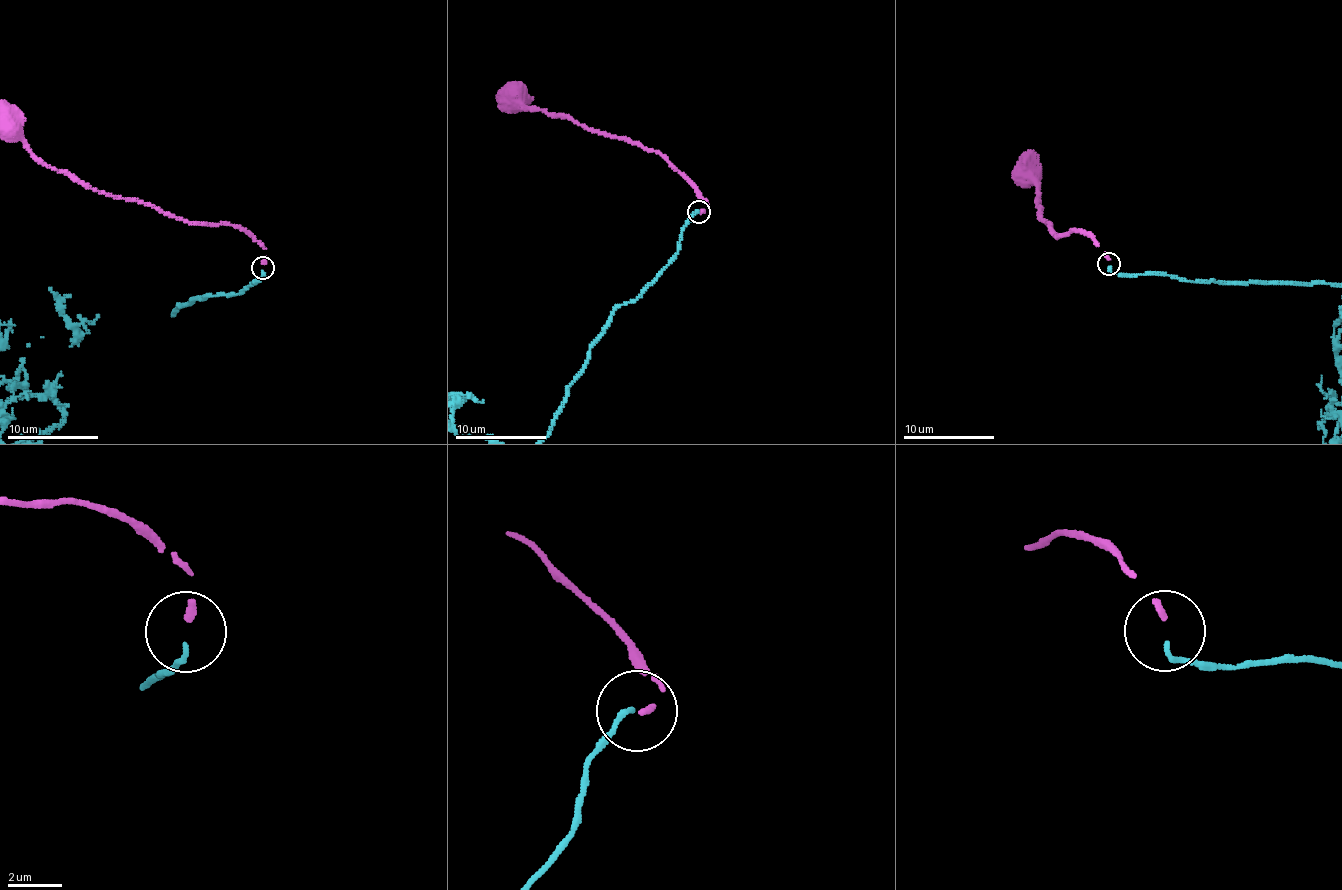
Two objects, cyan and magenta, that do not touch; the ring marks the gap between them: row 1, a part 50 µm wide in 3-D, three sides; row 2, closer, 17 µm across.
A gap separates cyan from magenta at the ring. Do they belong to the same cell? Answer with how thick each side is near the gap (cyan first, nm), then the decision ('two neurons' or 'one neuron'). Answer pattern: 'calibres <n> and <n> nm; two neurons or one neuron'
calibres 190 and 260 nm; one neuron

